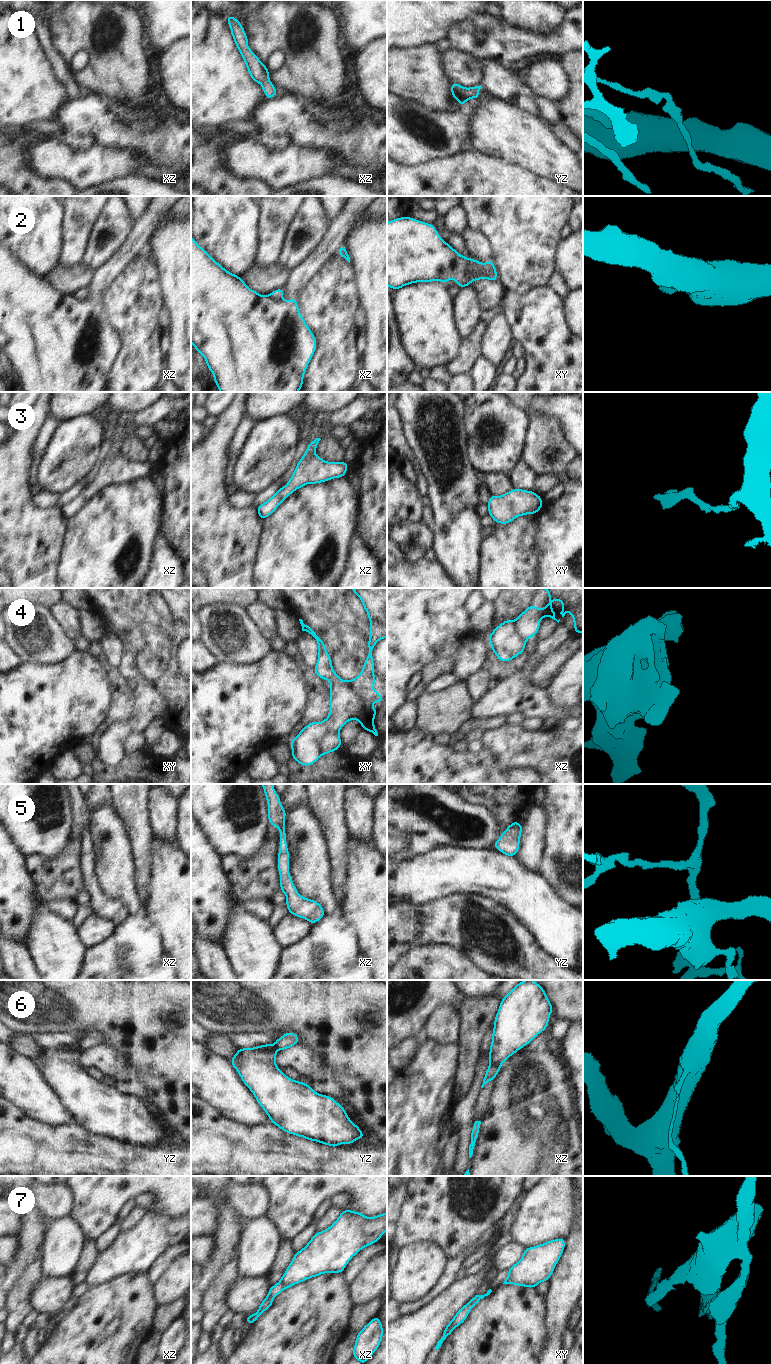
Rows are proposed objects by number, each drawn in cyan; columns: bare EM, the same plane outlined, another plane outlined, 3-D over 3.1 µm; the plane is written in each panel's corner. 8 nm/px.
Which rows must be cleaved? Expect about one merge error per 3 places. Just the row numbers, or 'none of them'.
2, 4, 6

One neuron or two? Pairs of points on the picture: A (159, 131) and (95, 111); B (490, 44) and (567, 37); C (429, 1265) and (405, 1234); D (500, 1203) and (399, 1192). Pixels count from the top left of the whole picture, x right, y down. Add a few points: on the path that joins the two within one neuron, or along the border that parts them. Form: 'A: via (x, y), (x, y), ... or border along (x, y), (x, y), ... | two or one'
A: via (143, 132), (116, 132), (111, 127) | one
B: via (509, 43), (548, 43) | one
C: border along (435, 1244), (413, 1242), (400, 1248) | two
D: border along (406, 1187), (404, 1200), (398, 1216) | two

